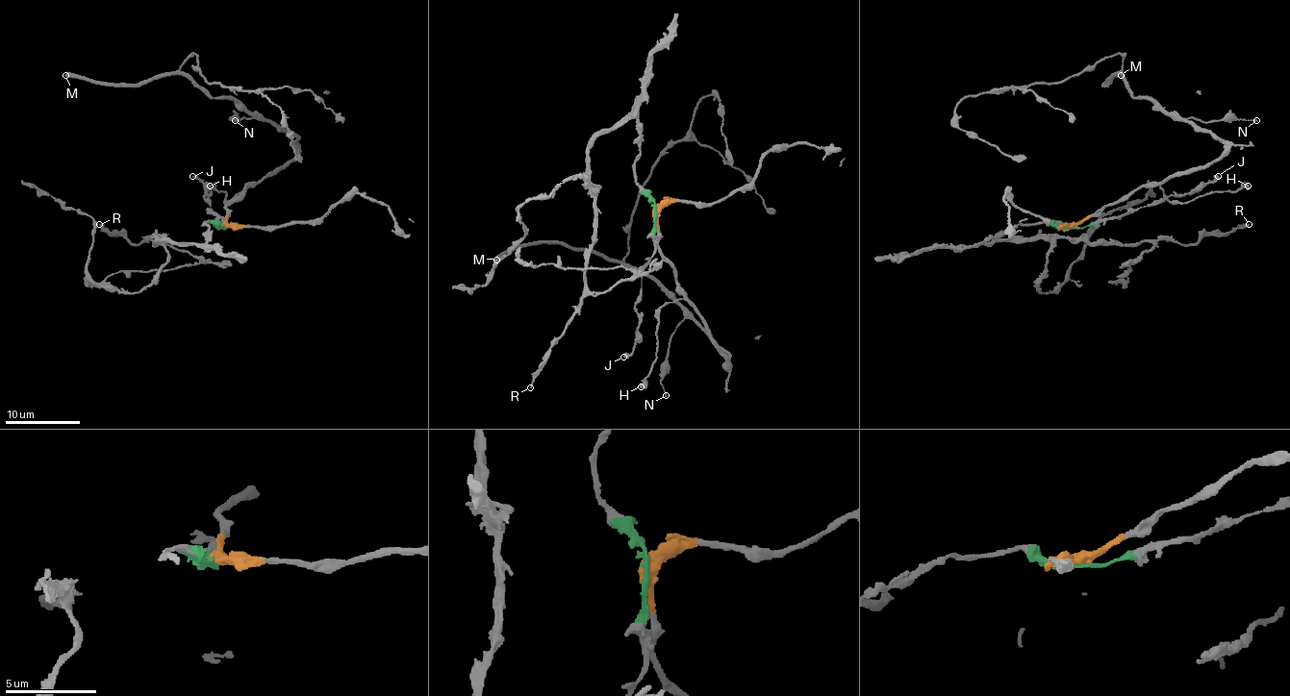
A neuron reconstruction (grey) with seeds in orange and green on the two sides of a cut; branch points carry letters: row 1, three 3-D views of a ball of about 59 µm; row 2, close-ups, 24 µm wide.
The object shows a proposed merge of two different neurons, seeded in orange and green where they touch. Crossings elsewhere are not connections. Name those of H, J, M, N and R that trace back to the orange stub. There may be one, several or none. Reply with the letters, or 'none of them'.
H, M, N

